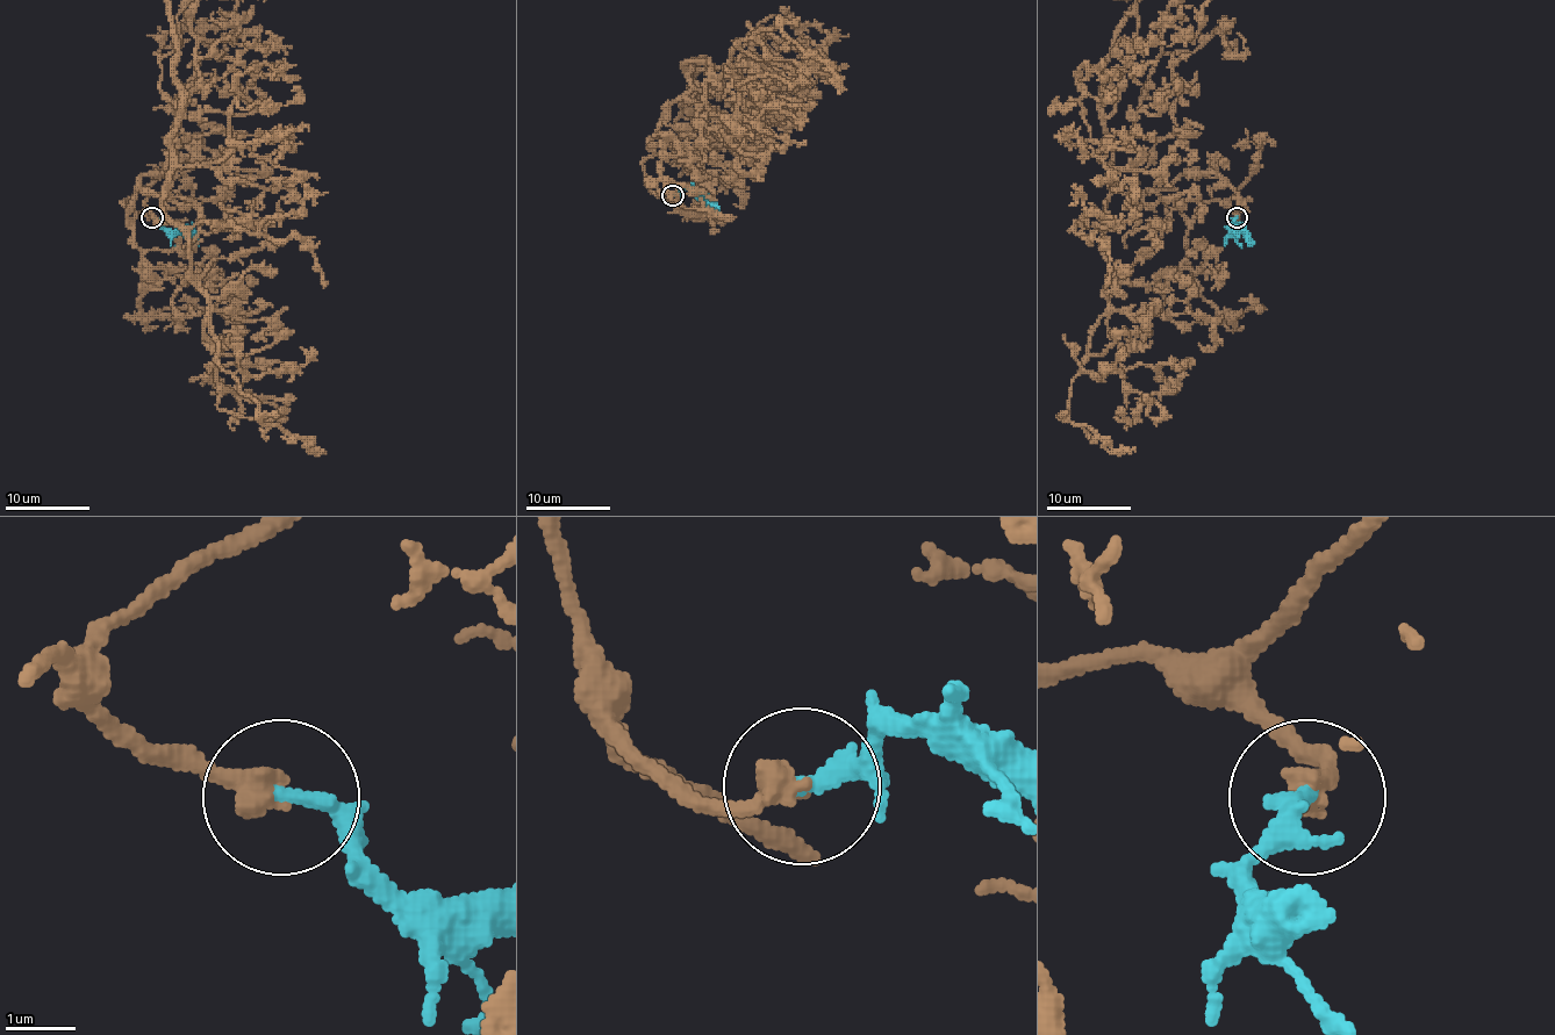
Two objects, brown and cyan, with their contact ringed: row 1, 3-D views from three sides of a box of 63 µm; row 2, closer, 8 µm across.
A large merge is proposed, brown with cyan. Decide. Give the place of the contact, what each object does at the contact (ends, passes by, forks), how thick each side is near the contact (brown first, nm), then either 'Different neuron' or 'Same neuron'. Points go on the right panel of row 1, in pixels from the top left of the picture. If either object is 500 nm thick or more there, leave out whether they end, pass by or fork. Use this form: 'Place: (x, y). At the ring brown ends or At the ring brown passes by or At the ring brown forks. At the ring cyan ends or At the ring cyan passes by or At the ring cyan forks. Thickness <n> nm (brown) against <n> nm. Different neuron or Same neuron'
Place: (1237, 217). At the ring brown ends. At the ring cyan ends. Thickness 400 nm (brown) against 280 nm. Same neuron

